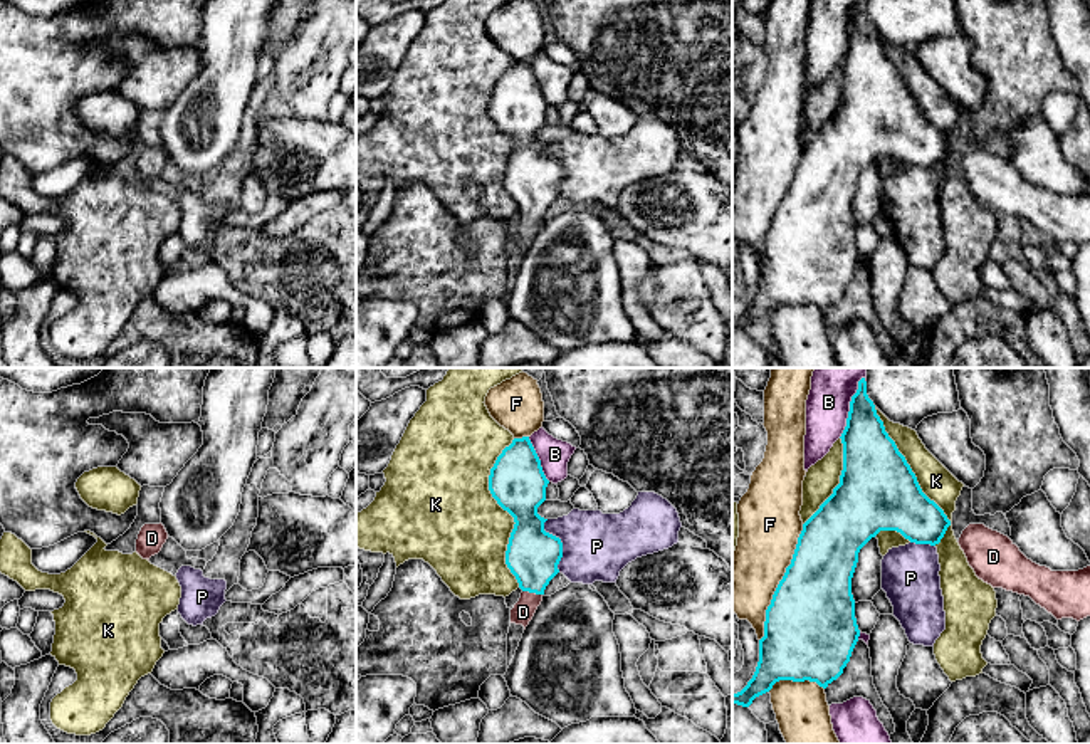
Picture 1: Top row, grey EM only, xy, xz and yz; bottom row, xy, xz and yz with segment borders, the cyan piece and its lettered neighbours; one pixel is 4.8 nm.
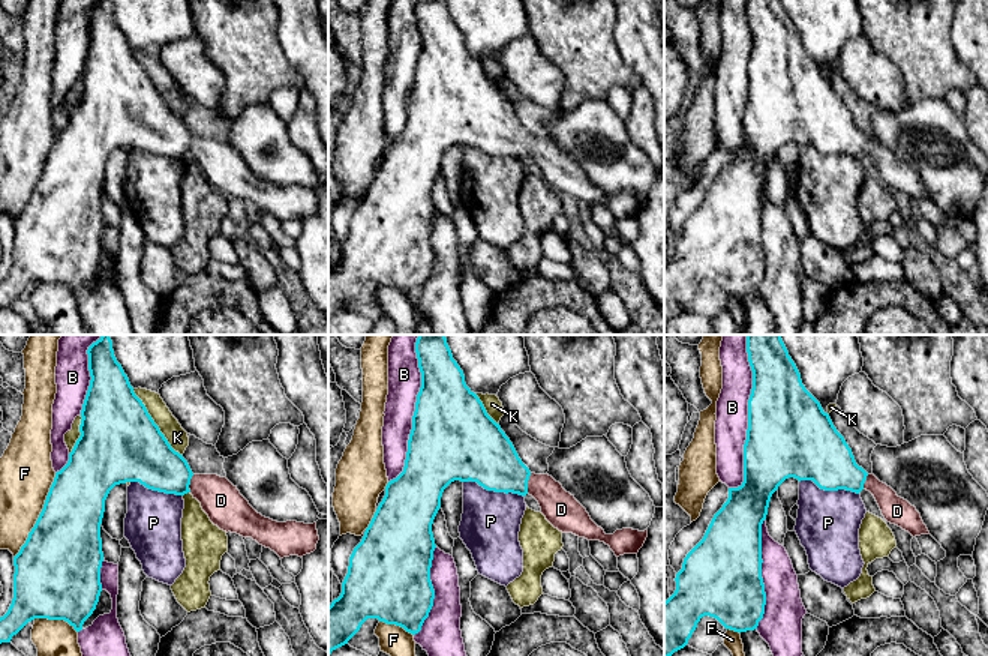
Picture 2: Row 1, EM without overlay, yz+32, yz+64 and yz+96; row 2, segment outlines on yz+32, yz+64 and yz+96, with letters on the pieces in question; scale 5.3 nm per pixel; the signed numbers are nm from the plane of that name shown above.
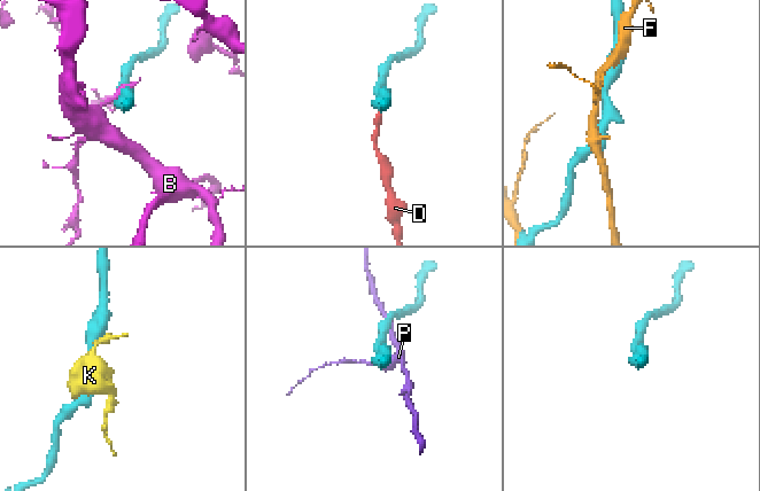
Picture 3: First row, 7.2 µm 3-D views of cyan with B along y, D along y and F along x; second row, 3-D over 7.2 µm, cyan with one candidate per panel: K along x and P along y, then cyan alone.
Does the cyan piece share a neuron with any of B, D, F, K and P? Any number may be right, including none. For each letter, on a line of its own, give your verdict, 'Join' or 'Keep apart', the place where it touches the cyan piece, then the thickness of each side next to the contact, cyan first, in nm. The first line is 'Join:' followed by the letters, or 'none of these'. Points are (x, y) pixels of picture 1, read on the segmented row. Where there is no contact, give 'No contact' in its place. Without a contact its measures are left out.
Join: D
B: Keep apart. Touches cyan at yz (850, 407). Thickness 260 nm (cyan) against 220 nm
D: Join. Touches cyan at xz (533, 592). Thickness 260 nm (cyan) against 110 nm
F: Keep apart. Touches cyan at yz (780, 583). Thickness 440 nm (cyan) against 280 nm
K: Keep apart. Touches cyan at xz (508, 511). Thickness 260 nm (cyan) against 440 nm
P: Keep apart. Touches cyan at xz (561, 543). Thickness 260 nm (cyan) against 320 nm

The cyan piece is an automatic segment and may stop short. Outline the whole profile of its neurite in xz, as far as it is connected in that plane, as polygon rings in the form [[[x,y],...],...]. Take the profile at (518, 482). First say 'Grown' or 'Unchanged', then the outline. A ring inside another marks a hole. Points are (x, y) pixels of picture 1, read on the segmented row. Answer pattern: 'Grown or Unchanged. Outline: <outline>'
Grown. Outline: [[[529,437],[514,438],[489,475],[492,497],[516,522],[506,564],[522,589],[511,610],[511,623],[522,625],[524,630],[541,605],[546,586],[559,573],[563,558],[561,539],[544,531],[548,519],[537,514],[537,507],[546,500],[548,484]]]

